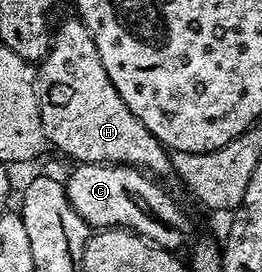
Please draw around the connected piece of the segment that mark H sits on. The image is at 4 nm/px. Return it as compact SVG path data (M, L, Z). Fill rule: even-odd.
M81 19L66 20L62 25L57 25L56 31L52 36L50 52L37 65L36 83L38 85L38 105L40 106L40 114L42 115L42 125L44 126L44 134L46 135L49 147L51 149L59 148L66 156L71 156L71 161L81 162L83 164L124 164L131 168L141 168L147 174L153 174L155 177L171 175L170 155L167 148L154 137L144 126L144 122L140 122L140 118L136 118L136 114L132 114L132 110L128 110L128 106L124 106L124 98L120 98L120 94L116 90L116 86L112 86L112 78L108 78L108 70L104 70L104 62L100 58L100 50L96 50L96 42L92 42L92 34L82 25Z

